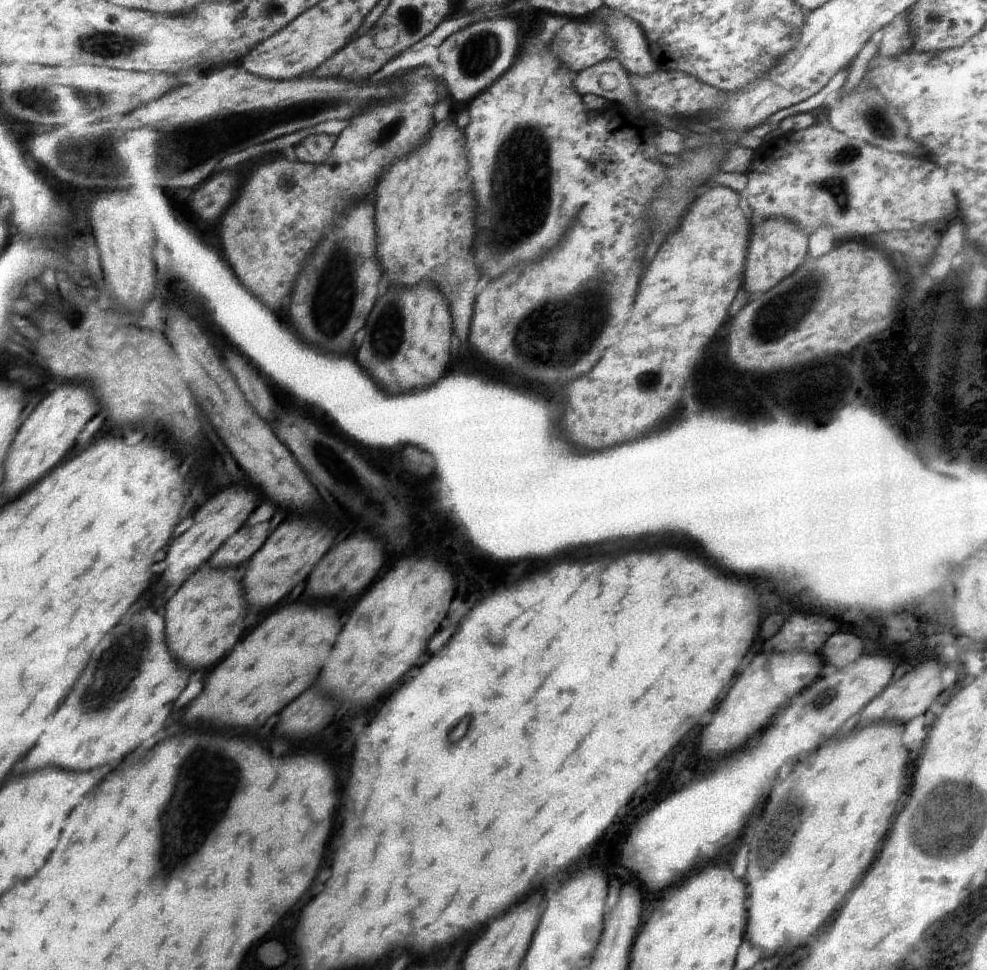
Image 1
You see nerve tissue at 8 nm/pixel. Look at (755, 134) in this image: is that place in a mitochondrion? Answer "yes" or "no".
no

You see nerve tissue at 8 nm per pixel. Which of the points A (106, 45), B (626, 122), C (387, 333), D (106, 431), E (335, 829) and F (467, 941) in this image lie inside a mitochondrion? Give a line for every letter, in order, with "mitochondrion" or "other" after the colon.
A: mitochondrion
B: other
C: mitochondrion
D: other
E: other
F: other

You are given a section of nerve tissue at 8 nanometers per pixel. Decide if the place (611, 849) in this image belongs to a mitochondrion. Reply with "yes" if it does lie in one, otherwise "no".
no

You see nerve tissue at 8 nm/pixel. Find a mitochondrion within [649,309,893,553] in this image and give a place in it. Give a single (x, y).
(716, 346)

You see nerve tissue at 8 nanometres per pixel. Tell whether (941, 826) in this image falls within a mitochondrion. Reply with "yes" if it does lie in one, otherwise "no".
yes

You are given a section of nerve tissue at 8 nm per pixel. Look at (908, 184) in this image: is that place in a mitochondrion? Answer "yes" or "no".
no

